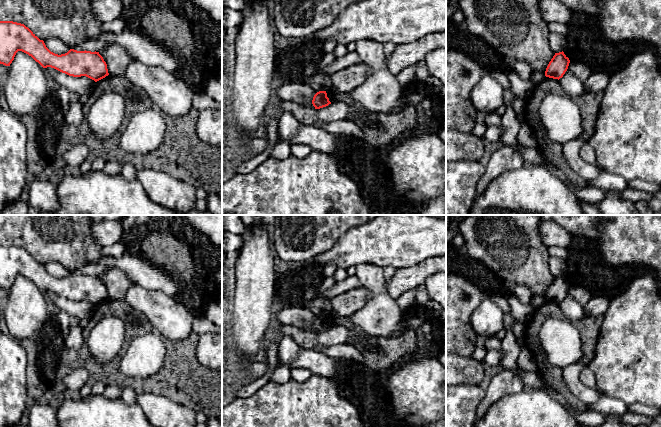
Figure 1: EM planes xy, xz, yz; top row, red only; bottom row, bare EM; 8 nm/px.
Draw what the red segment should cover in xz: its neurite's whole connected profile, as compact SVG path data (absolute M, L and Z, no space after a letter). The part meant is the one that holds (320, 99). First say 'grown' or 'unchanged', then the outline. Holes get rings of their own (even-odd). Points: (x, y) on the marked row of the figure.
unchanged; M319 91L314 95L312 104L315 107L315 109L320 109L328 106L329 104L331 104L331 102L327 97L326 91Z

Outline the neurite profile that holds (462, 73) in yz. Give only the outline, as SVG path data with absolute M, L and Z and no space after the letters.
M446 49L446 128L472 133L478 111L471 101L471 92L484 72L480 64L469 55L459 50Z

